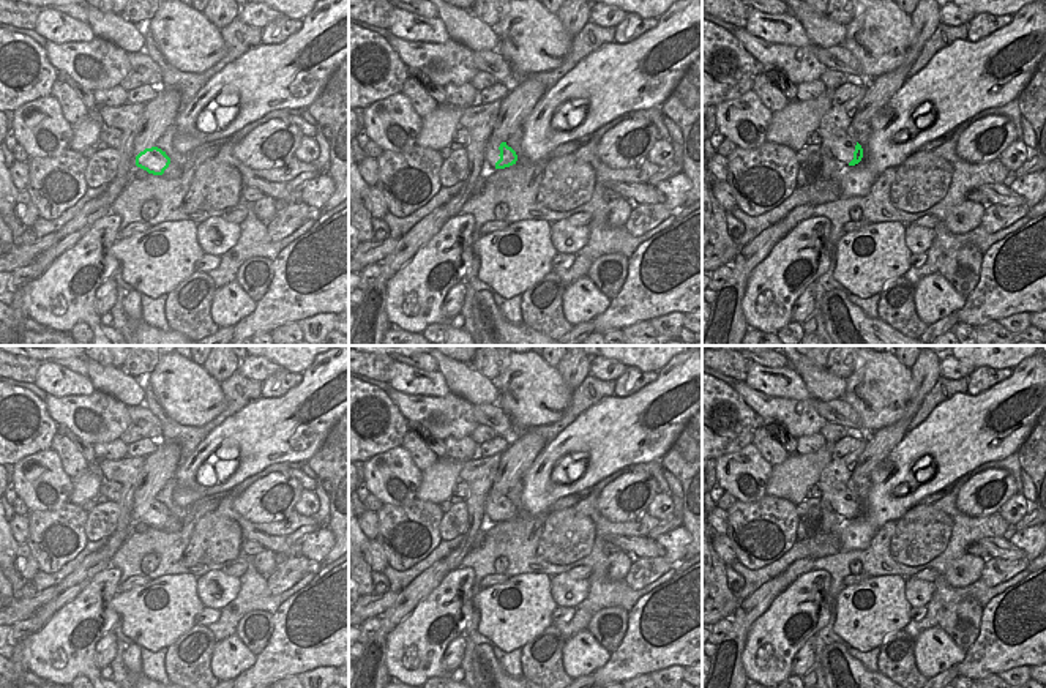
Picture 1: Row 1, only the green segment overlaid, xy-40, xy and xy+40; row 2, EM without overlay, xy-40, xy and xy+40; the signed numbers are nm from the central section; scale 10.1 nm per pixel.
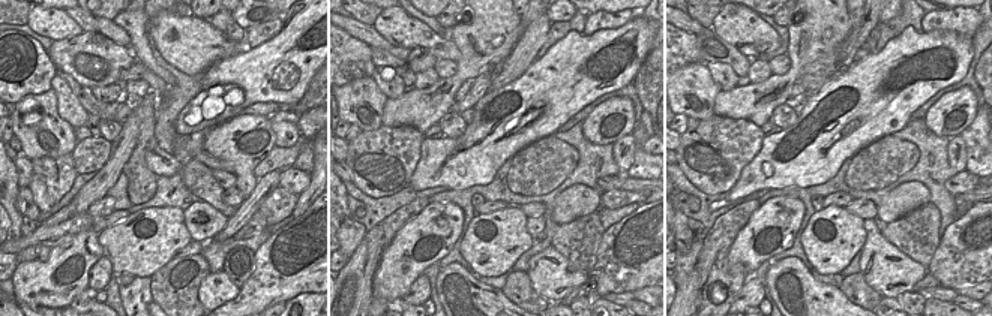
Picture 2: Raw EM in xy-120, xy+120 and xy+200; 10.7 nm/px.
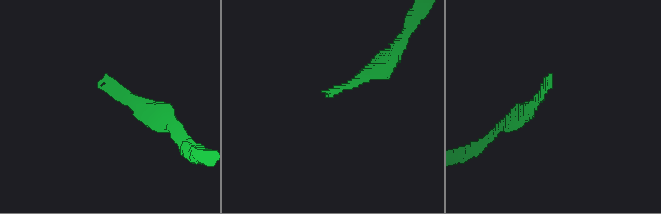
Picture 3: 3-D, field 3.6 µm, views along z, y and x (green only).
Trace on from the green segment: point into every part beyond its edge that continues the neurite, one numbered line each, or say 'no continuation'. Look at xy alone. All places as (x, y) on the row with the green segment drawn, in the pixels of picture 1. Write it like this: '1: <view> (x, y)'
1: xy (491, 153)

